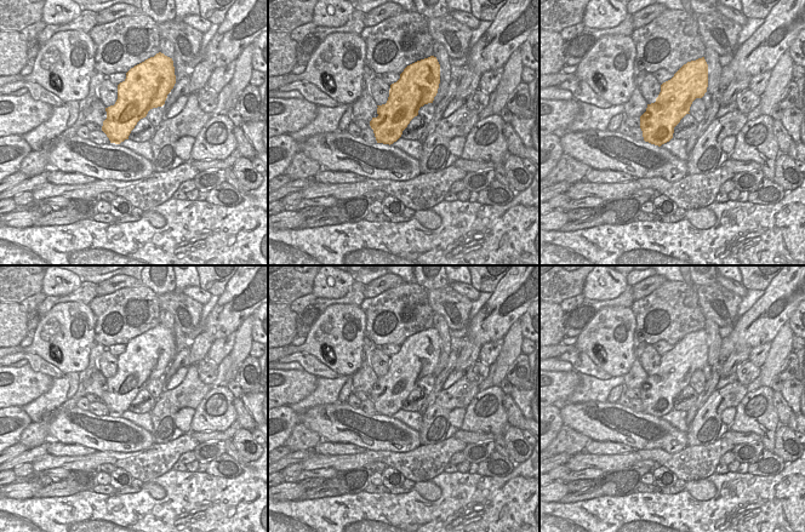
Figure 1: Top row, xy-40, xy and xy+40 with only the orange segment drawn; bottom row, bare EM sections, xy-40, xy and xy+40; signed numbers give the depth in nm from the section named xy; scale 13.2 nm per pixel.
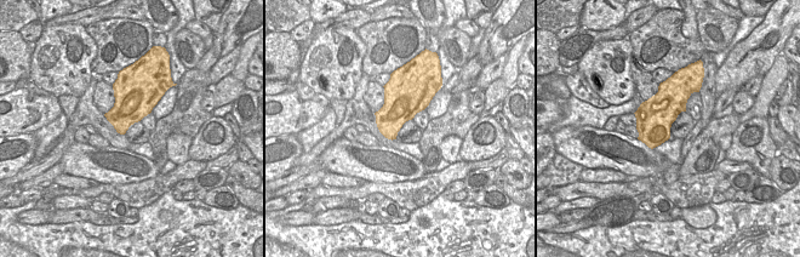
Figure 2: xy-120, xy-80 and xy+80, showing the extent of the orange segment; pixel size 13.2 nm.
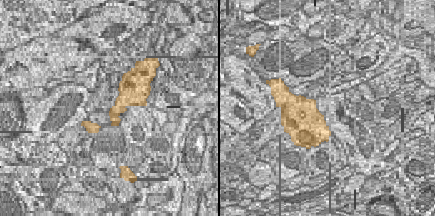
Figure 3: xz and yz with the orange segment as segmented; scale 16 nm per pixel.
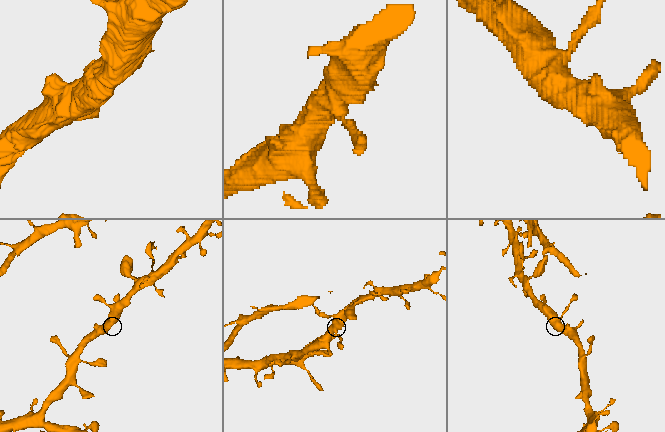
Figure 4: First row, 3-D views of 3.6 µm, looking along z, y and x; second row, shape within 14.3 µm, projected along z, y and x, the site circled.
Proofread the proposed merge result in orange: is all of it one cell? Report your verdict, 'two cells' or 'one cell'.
one cell

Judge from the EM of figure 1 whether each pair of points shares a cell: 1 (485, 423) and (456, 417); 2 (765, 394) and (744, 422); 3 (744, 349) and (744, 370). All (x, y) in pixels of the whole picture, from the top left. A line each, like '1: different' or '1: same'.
1: different
2: same
3: different

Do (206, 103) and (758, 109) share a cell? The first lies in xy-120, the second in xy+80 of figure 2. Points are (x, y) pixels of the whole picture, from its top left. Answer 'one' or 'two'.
two

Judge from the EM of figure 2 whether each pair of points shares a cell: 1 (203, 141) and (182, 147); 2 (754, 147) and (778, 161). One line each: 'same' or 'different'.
1: different
2: different

